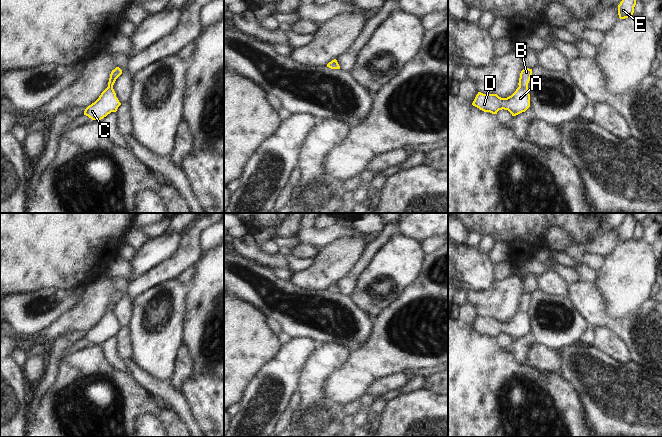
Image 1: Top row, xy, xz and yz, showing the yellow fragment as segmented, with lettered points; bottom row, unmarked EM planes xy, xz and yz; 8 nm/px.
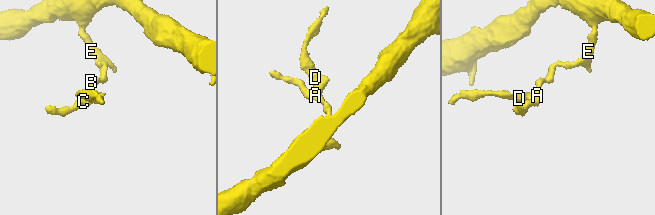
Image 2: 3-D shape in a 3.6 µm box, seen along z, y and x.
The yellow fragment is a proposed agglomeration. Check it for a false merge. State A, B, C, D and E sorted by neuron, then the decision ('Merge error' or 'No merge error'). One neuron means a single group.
Groups: A B C D E. No merge error

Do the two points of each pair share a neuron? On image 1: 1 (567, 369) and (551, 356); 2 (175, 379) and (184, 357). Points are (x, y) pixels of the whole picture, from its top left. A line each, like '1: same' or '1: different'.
1: different
2: same

